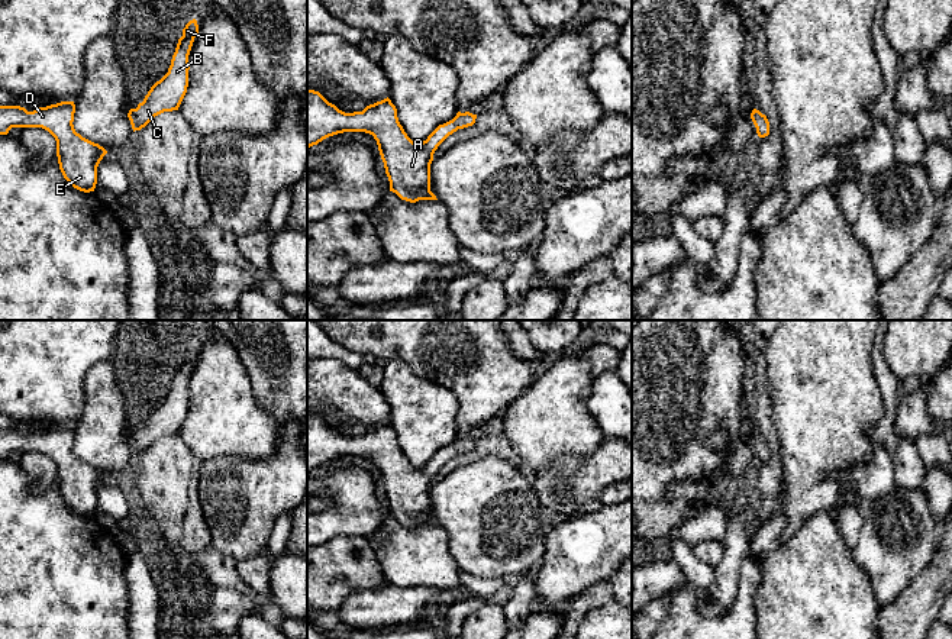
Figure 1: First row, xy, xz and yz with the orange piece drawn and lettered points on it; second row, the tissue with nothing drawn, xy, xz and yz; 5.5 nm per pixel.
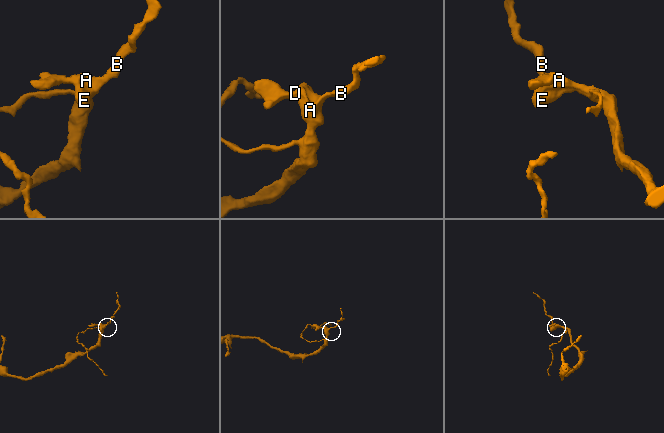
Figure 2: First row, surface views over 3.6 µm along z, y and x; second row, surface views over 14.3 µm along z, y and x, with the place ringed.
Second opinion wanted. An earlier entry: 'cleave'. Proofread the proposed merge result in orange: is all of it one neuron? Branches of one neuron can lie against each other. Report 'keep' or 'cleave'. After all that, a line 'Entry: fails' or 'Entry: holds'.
keep
Entry: fails

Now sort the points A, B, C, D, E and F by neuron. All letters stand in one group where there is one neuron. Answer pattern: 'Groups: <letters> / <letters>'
Groups: A B C D E F

